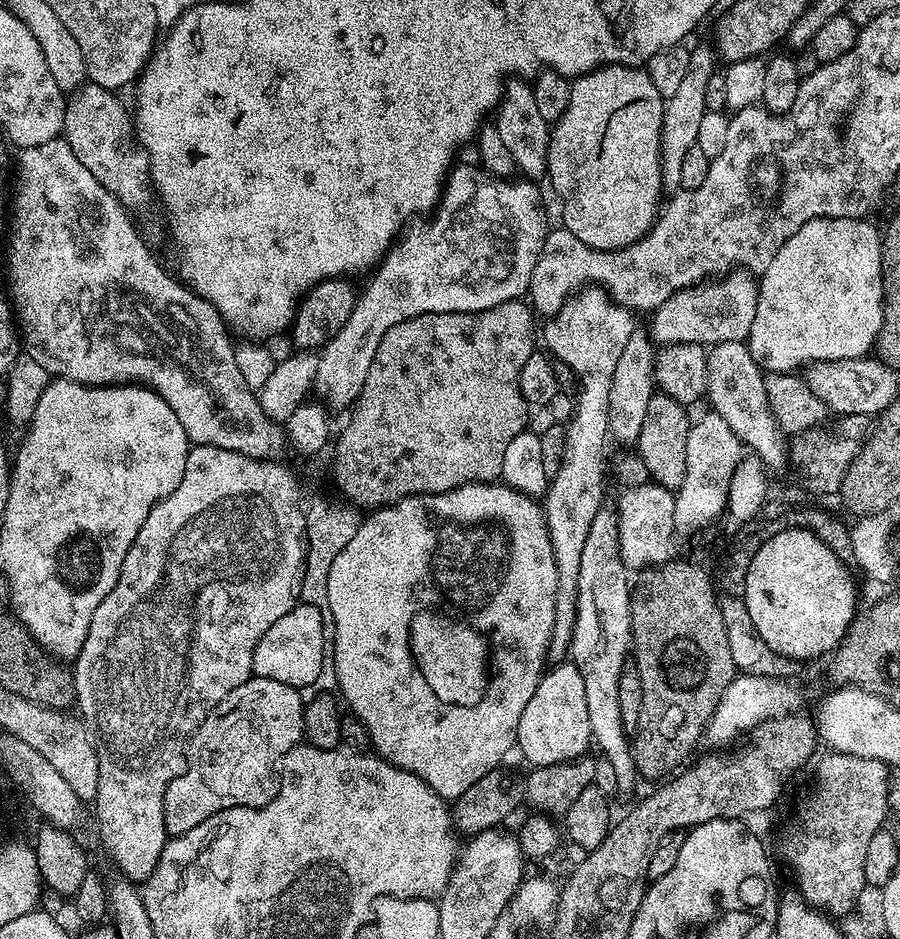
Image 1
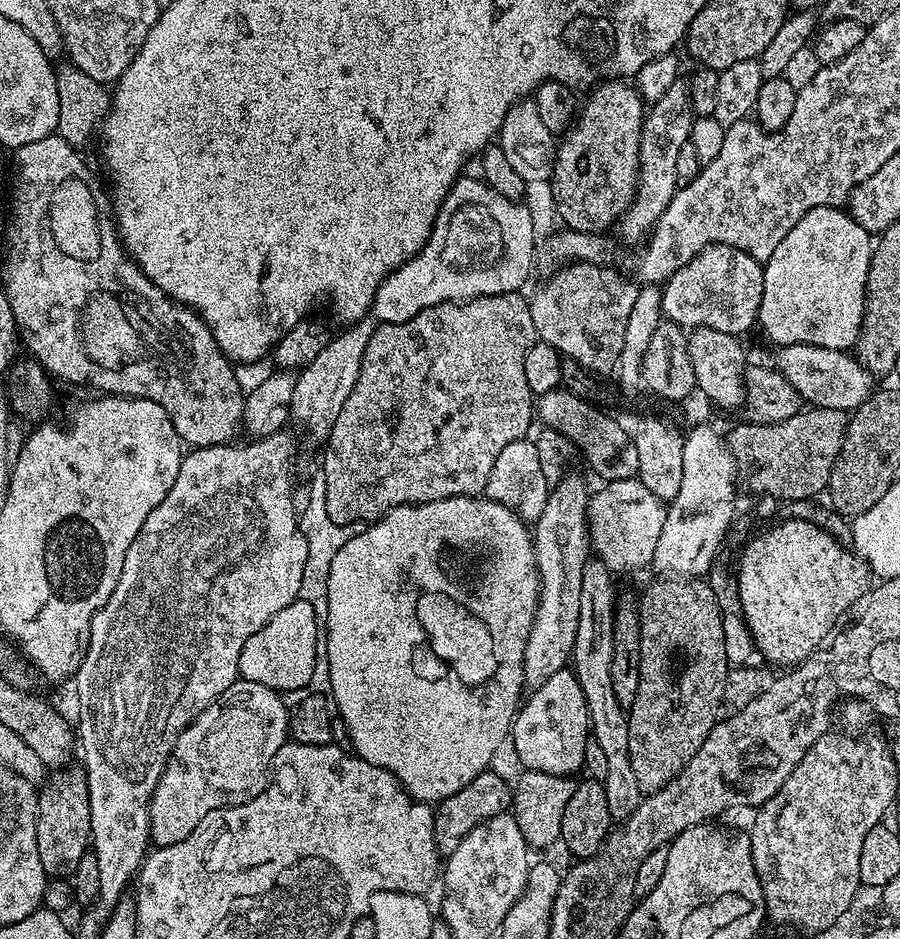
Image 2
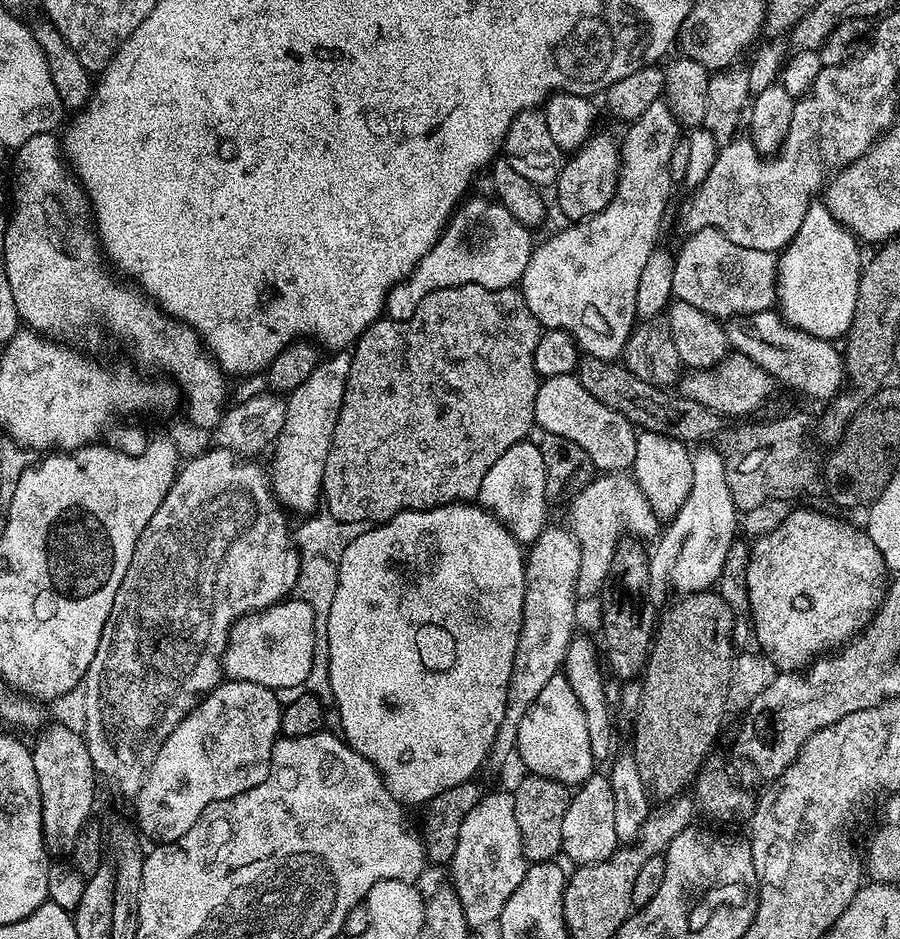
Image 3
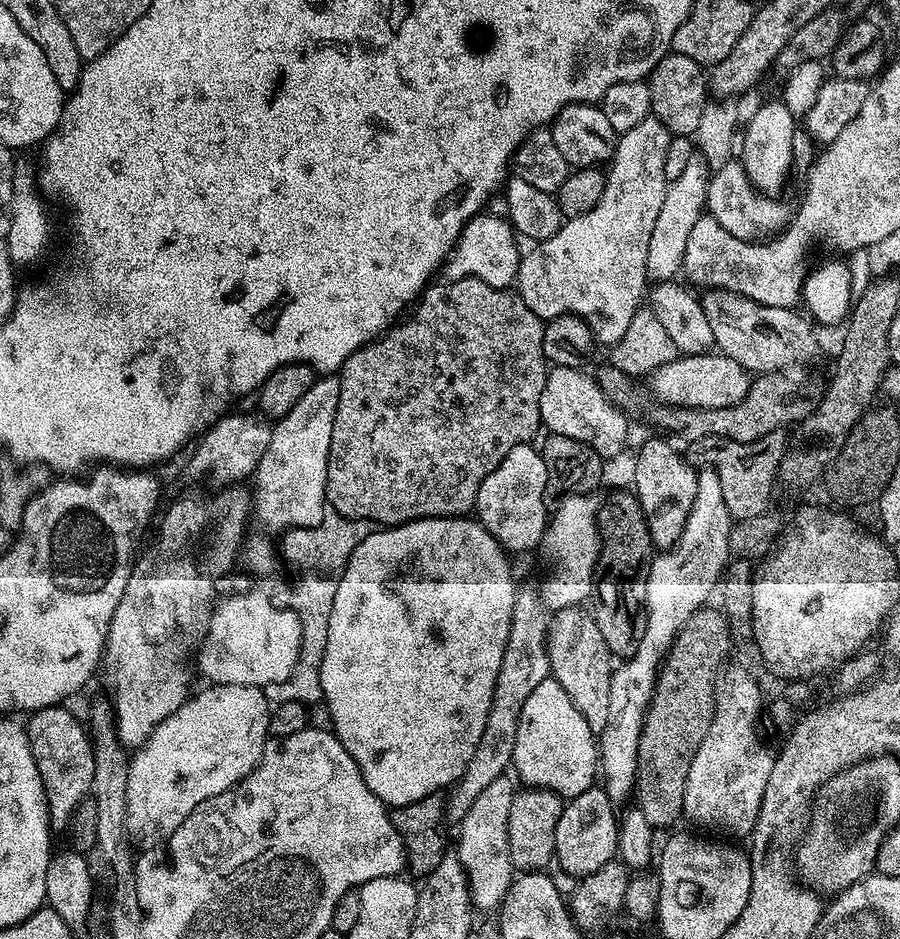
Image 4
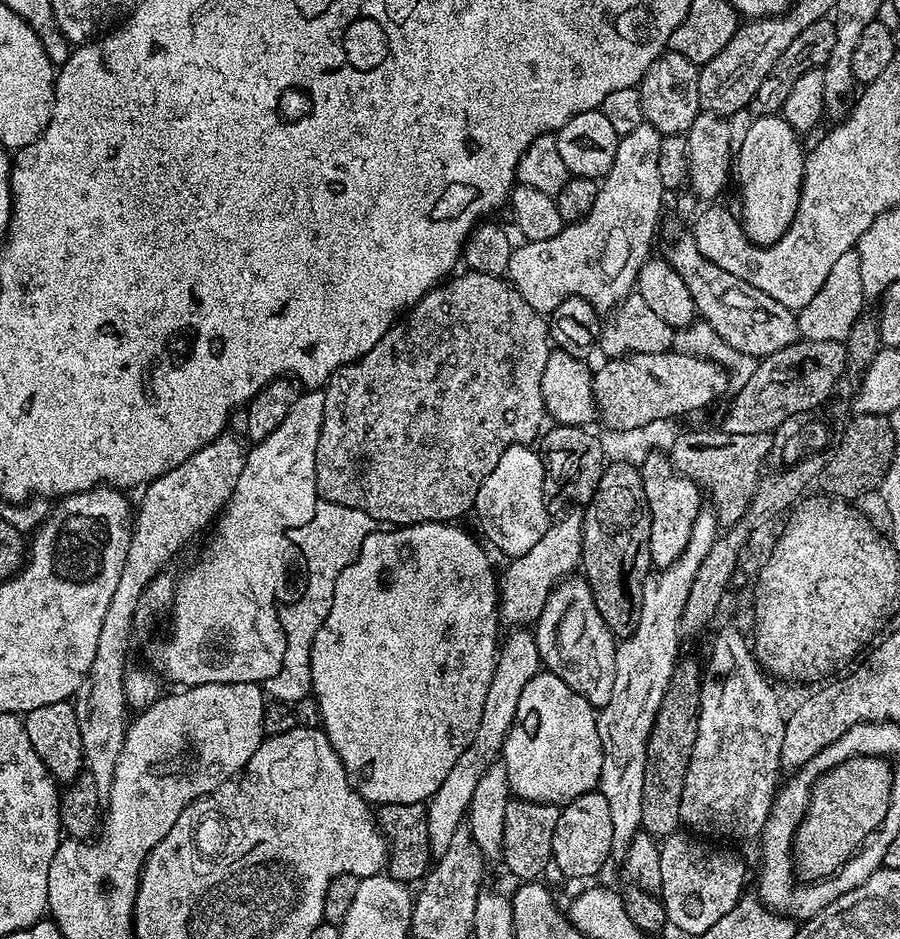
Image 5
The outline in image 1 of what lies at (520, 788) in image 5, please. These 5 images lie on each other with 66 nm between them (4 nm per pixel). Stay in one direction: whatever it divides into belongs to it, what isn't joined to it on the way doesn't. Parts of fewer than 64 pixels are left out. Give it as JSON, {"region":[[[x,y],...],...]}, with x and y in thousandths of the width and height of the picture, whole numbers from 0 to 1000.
{"region":[[[629,705],[622,707],[618,714],[601,723],[596,736],[596,742],[582,757],[582,764],[578,767],[576,781],[576,794],[580,799],[588,815],[606,818],[612,814],[627,814],[630,809],[643,809],[650,804],[649,801],[659,791],[658,777],[656,775],[654,757],[651,754],[650,727],[642,707]]]}

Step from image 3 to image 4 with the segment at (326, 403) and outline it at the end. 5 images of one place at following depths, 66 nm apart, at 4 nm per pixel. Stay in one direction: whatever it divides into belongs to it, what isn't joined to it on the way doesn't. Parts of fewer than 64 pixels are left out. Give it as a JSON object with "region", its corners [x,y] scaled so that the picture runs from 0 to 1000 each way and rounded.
{"region":[[[360,398],[348,404],[344,415],[322,432],[312,447],[306,448],[300,471],[291,483],[280,524],[280,545],[293,562],[308,569],[331,560],[349,560],[358,556],[361,489],[367,488],[367,466],[371,462],[371,441],[376,437],[378,406]]]}

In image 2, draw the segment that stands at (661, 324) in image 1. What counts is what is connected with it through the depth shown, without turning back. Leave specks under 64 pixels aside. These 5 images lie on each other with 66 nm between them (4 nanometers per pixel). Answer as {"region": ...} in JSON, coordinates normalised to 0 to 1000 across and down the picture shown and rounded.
{"region":[[[789,260],[756,284],[736,304],[737,340],[761,351],[789,348],[821,359],[841,344],[849,286],[831,268],[806,260]]]}

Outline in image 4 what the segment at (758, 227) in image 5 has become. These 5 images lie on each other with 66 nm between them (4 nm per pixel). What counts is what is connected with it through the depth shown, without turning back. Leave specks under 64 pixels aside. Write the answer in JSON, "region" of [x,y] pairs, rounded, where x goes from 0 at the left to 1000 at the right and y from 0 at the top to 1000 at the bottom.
{"region":[[[850,105],[842,121],[824,136],[827,154],[821,154],[820,166],[827,176],[833,194],[846,206],[862,207],[867,199],[876,192],[876,182],[880,179],[880,161],[884,158],[884,125],[871,112],[870,105]]]}

